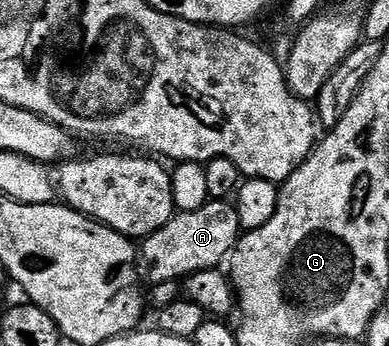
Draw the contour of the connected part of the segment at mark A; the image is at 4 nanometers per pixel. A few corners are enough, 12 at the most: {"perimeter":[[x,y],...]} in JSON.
{"perimeter":[[211,200],[141,239],[150,286],[221,267],[237,246],[237,205]]}

